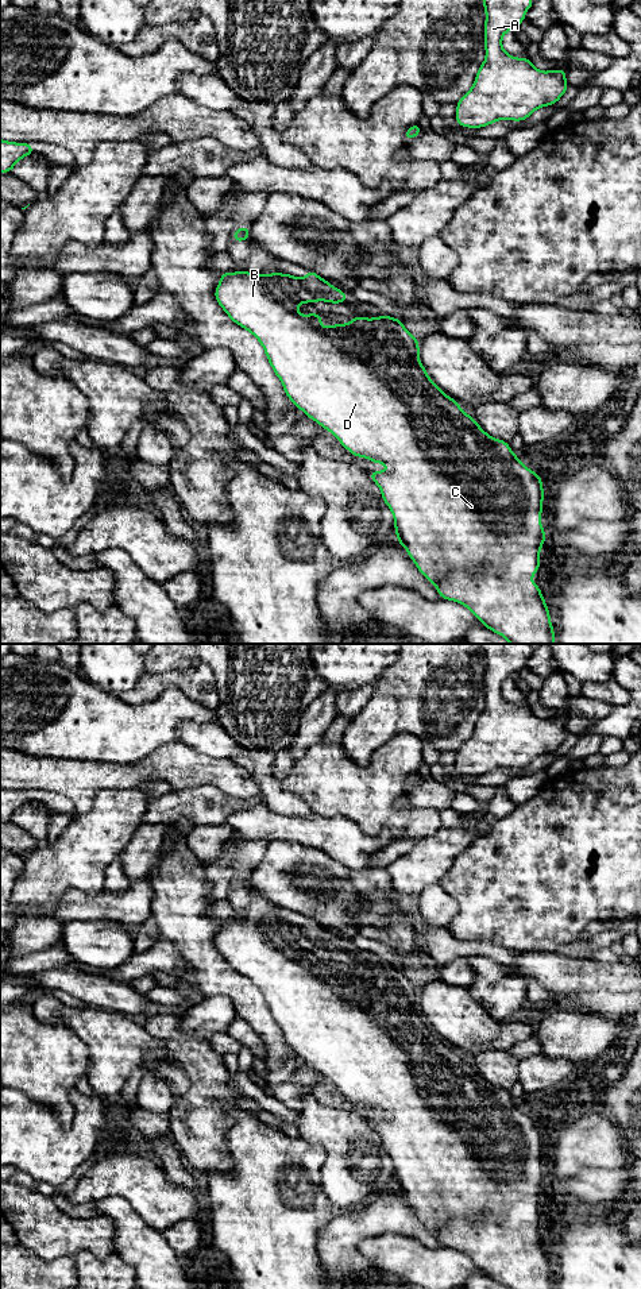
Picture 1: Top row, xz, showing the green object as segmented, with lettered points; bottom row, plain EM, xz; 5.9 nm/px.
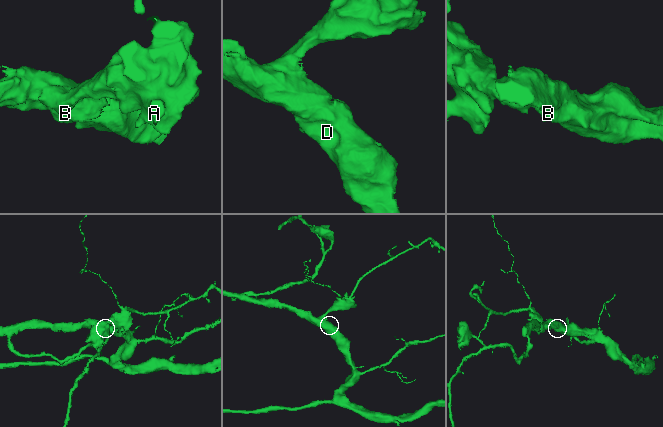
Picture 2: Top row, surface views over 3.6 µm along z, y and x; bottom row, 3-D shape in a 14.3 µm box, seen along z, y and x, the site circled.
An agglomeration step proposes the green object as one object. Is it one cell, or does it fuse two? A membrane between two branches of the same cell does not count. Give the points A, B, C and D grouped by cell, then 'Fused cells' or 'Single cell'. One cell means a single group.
Groups: A B C D. Single cell

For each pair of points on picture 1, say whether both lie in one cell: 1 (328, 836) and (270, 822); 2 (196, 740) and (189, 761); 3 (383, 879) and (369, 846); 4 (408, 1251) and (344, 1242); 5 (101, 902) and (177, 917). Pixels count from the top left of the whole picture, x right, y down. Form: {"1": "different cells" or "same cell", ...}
{"1": "same cell", "2": "different cells", "3": "different cells", "4": "different cells", "5": "different cells"}

